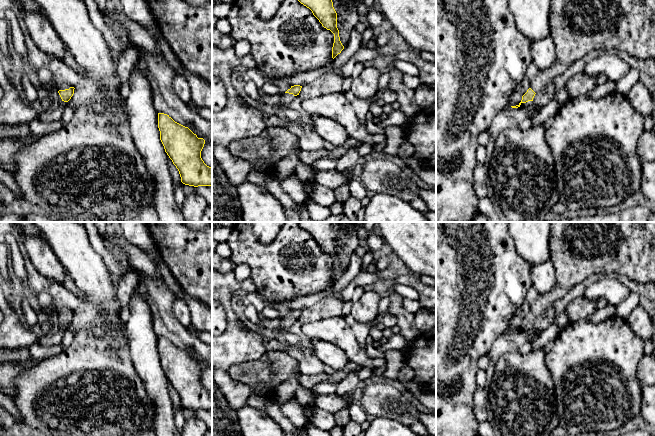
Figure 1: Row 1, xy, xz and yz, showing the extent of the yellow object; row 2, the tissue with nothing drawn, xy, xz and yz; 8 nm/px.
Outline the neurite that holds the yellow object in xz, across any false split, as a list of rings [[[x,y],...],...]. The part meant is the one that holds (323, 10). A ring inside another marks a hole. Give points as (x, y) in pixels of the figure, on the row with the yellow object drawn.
[[[298,0],[301,4],[309,8],[313,15],[319,20],[324,28],[334,34],[332,47],[332,58],[334,59],[344,49],[339,37],[337,28],[337,13],[333,7],[332,0]]]

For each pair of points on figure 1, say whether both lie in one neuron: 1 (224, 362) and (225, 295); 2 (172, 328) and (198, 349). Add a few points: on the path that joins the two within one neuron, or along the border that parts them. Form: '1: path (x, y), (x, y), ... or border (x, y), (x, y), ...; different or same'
1: path (231, 345), (231, 316), (229, 312); same
2: path (178, 334), (192, 344); same

